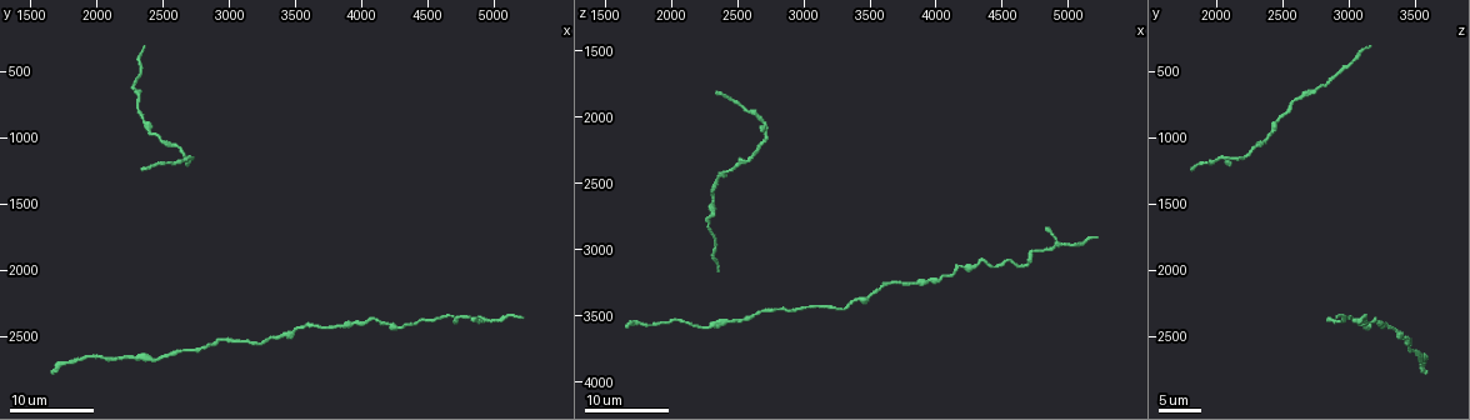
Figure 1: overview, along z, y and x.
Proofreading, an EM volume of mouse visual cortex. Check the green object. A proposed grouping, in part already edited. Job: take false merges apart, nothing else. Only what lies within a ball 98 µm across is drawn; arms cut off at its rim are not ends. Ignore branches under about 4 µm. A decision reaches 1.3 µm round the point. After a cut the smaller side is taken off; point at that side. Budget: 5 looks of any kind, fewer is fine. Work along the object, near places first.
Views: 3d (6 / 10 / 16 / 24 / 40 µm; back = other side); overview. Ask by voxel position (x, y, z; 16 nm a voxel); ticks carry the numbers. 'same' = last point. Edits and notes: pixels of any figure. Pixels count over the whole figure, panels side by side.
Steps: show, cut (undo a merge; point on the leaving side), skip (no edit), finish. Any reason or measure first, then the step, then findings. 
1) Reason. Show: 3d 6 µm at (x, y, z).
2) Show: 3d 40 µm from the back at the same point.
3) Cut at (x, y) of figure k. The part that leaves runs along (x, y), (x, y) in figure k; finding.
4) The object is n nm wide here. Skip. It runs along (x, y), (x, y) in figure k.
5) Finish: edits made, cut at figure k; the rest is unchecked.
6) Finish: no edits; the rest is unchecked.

Sudden change in width. Show: 3d 16 µm at (2440, 2680, 3540).

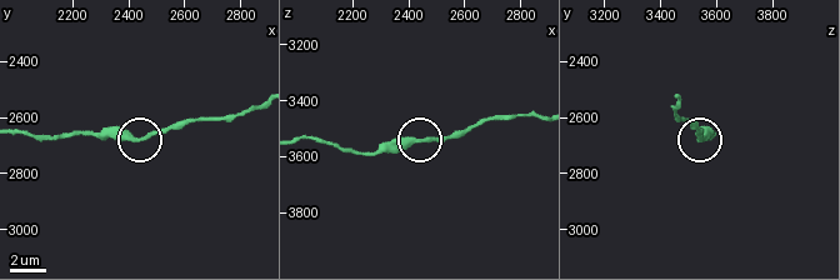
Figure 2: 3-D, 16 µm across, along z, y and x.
Zoom in. Show: 3d 10 µm at (2430, 2670, 3550).

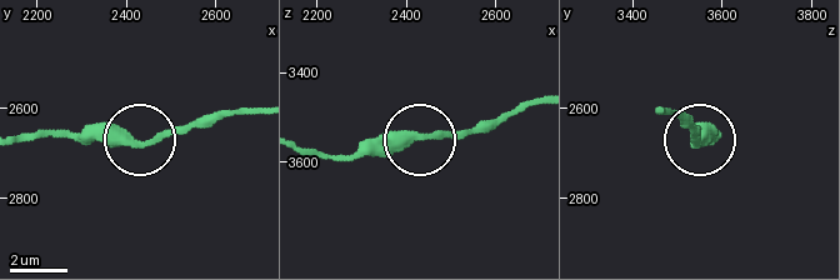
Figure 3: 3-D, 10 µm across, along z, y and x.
The object is 320 nm wide here. Skip. It runs along (256, 106), (141, 143), (50, 135) in figure 3; continuous, no second cell.

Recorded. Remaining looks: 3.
Show: 3d 16 µm at (2660, 1120, 2220).

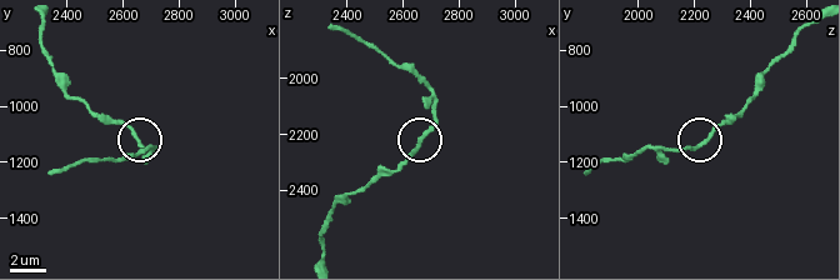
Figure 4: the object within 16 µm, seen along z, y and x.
Zoom in. Show: 3d 10 µm at (2650, 1130, 2240).

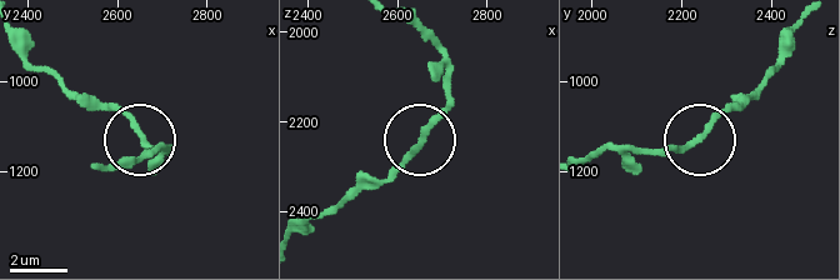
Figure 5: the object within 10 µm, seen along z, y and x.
The object is 190 nm wide here. Skip. Continuous, no second cell.

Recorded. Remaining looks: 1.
Finish: no edits; the rest is unchecked.

